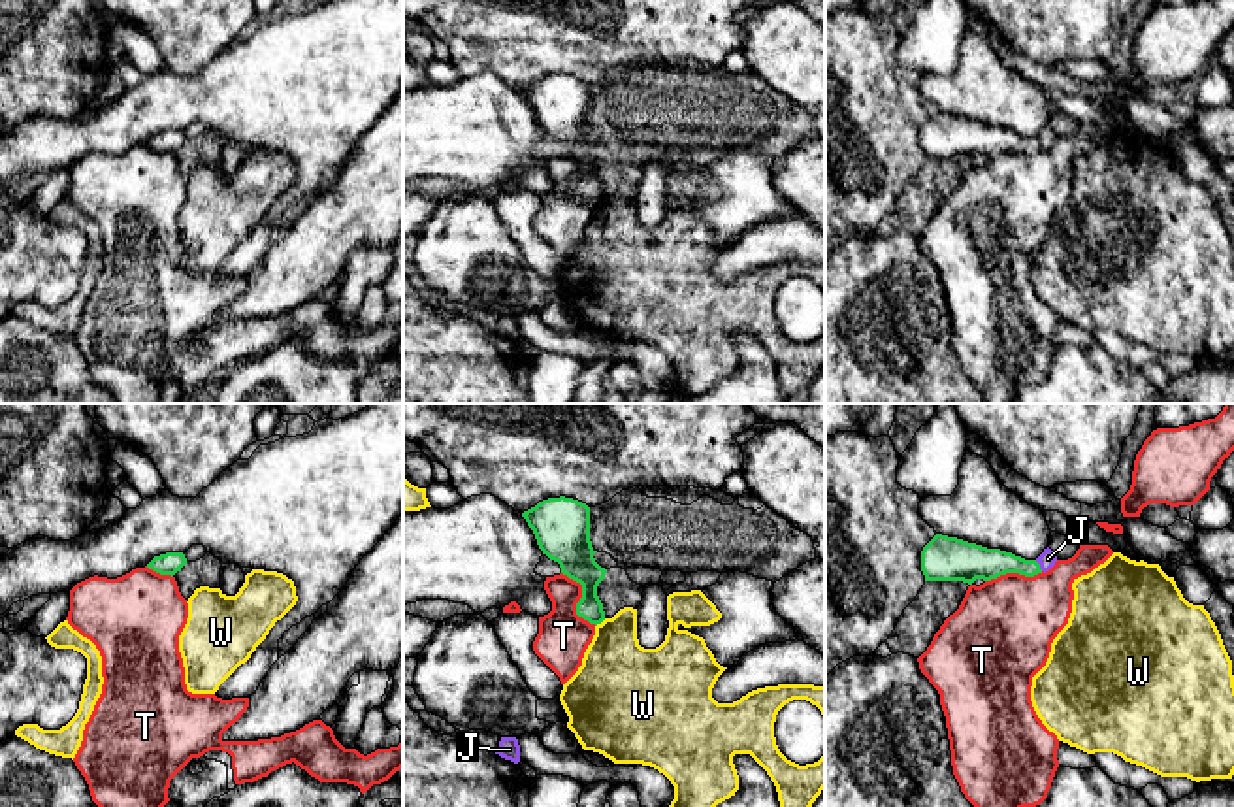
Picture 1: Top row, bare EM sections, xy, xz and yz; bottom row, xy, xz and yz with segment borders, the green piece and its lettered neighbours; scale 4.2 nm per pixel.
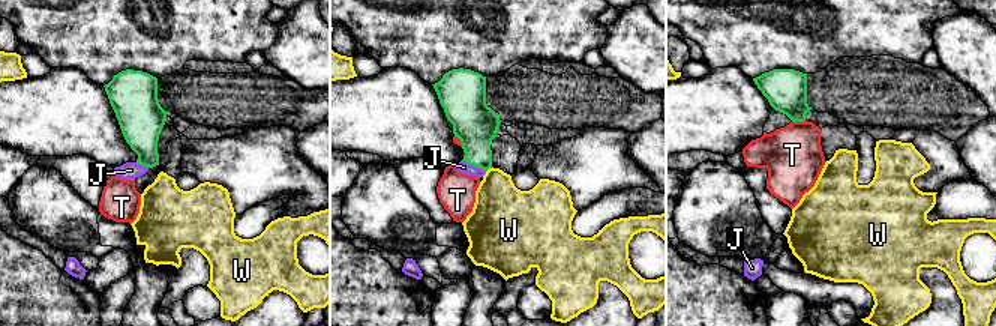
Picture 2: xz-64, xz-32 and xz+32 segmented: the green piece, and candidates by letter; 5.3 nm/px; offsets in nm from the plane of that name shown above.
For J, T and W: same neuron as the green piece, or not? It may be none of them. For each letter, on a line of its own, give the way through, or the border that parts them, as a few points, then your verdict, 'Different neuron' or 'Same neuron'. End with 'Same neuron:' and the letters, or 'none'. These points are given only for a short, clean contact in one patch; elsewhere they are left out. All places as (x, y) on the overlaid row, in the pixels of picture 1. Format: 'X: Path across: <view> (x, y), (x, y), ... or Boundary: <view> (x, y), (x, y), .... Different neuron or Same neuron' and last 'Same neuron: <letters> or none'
J: Path across: yz (980, 562), (1039, 566), (1048, 559). Same neuron
T: Boundary: xz (562, 572), (581, 585), (577, 613), (596, 625). Different neuron
W: Boundary: xz (605, 619), (596, 626). Different neuron
Same neuron: J

